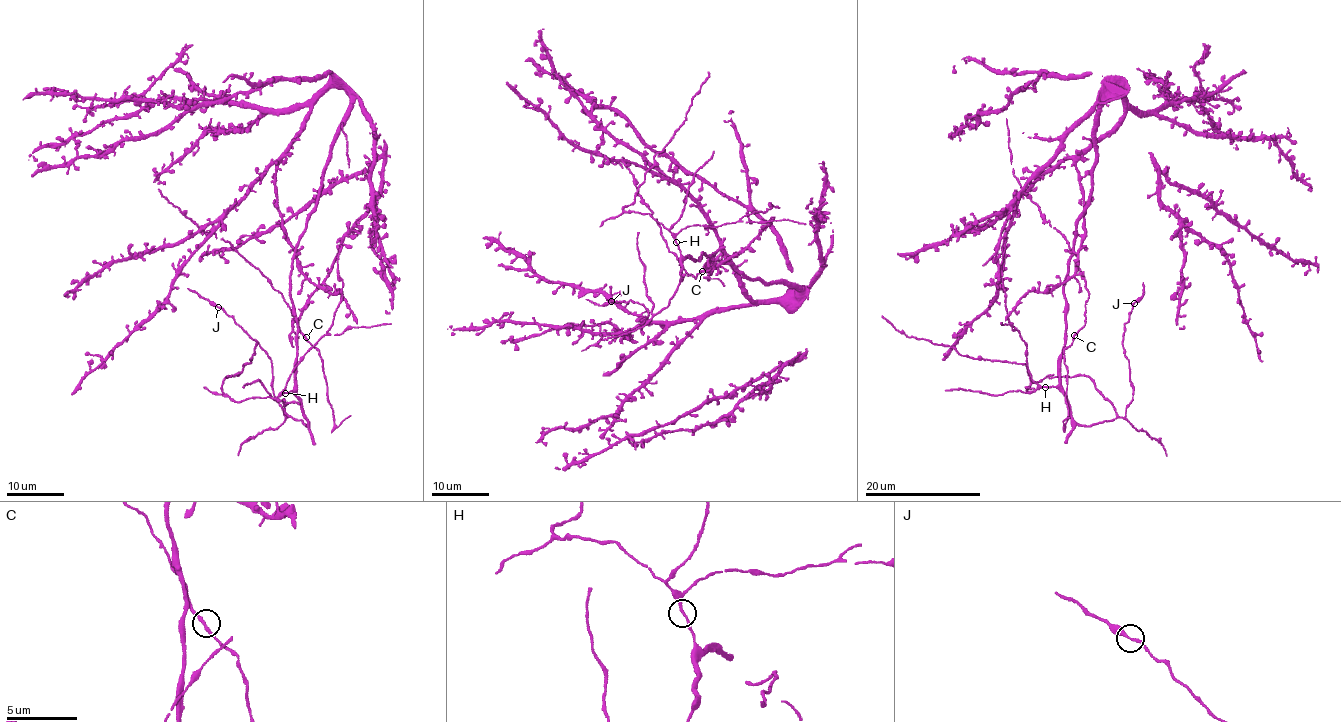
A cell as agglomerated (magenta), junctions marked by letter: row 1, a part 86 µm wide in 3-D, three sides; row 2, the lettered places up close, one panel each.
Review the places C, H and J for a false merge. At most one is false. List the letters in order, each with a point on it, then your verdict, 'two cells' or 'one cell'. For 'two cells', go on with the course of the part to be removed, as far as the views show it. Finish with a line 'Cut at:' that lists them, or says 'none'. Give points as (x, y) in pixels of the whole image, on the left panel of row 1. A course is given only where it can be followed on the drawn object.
C: place (306, 337); one cell
H: place (285, 393); one cell
J: place (218, 307); one cell
Cut at: none

